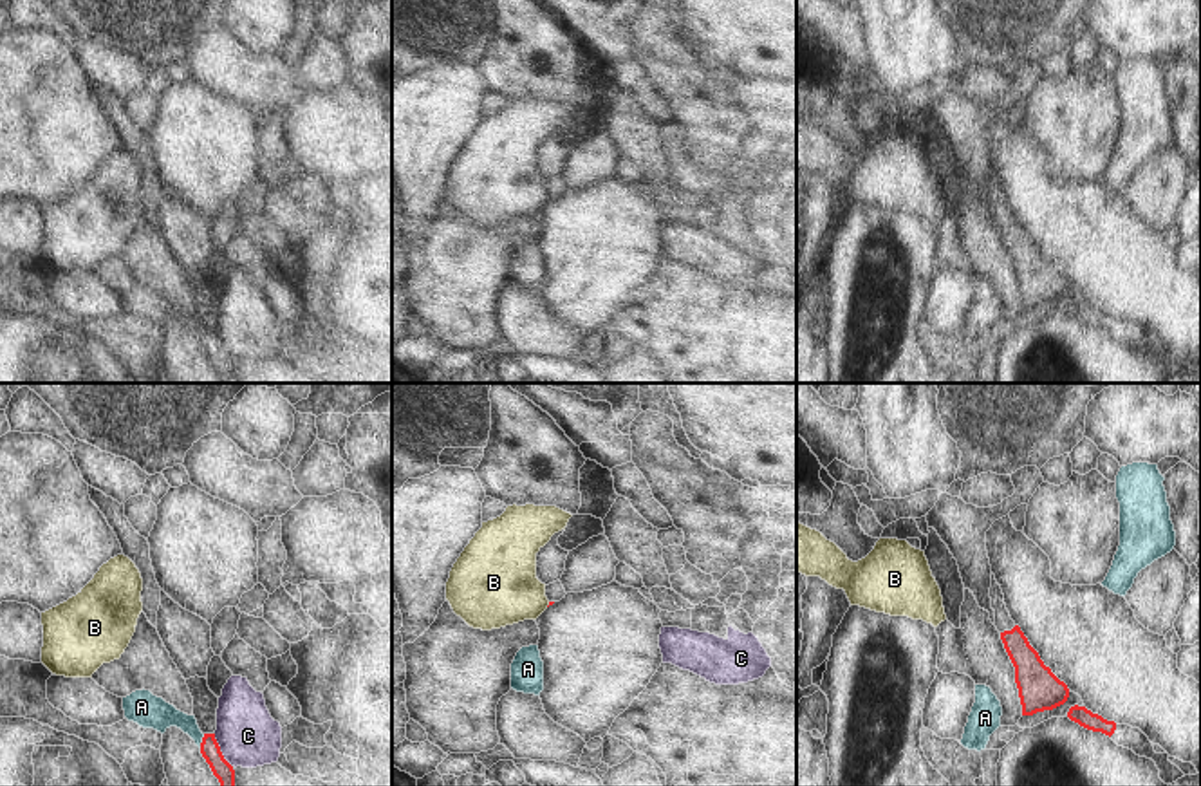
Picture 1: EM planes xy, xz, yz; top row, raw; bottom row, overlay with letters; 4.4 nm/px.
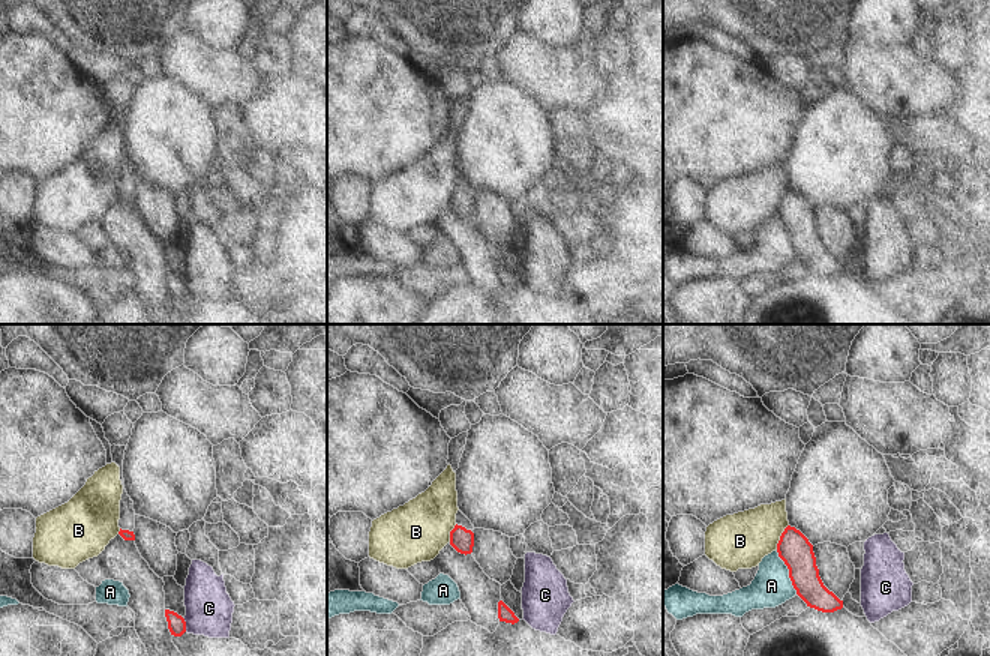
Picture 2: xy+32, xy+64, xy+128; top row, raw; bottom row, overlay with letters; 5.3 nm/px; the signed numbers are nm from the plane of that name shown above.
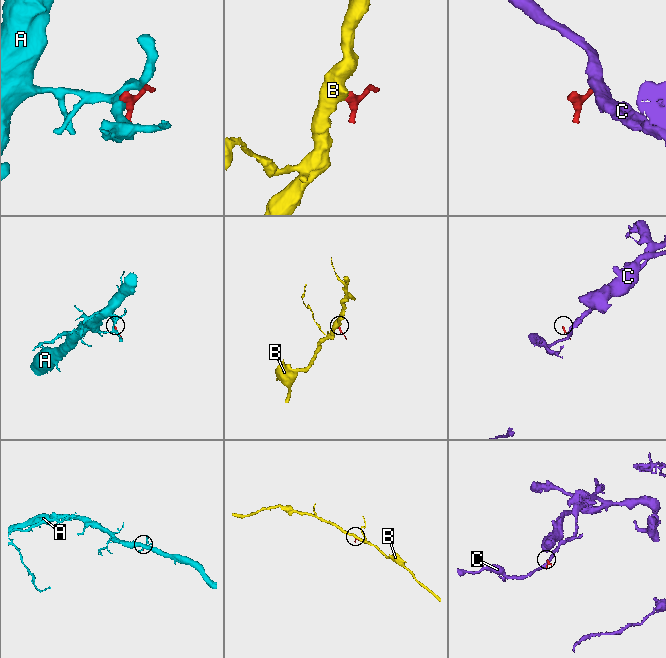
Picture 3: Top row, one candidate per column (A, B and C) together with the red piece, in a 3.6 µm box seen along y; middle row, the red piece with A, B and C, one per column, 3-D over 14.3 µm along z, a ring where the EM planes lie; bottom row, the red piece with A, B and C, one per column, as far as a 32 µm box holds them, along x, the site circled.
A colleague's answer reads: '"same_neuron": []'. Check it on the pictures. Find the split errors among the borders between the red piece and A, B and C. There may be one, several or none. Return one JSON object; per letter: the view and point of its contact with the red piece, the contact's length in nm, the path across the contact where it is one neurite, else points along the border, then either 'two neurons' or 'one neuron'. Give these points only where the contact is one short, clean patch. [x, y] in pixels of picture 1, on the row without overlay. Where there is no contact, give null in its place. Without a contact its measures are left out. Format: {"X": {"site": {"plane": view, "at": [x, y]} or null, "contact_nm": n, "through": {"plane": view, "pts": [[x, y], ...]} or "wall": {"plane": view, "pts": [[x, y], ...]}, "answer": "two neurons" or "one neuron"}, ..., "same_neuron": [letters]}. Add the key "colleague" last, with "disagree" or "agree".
{"A": {"site": {"plane": "xy", "at": [203, 336]}, "contact_nm": 70, "answer": "two neurons"}, "B": {"site": {"plane": "xz", "at": [549, 199]}, "contact_nm": 30, "wall": {"plane": "xz", "pts": [[549, 197], [546, 201]]}, "answer": "two neurons"}, "C": {"site": {"plane": "xy", "at": [219, 346]}, "contact_nm": 170, "wall": {"plane": "xy", "pts": [[214, 329], [223, 353], [232, 362]]}, "answer": "two neurons"}, "same_neuron": [], "colleague": "agree"}

